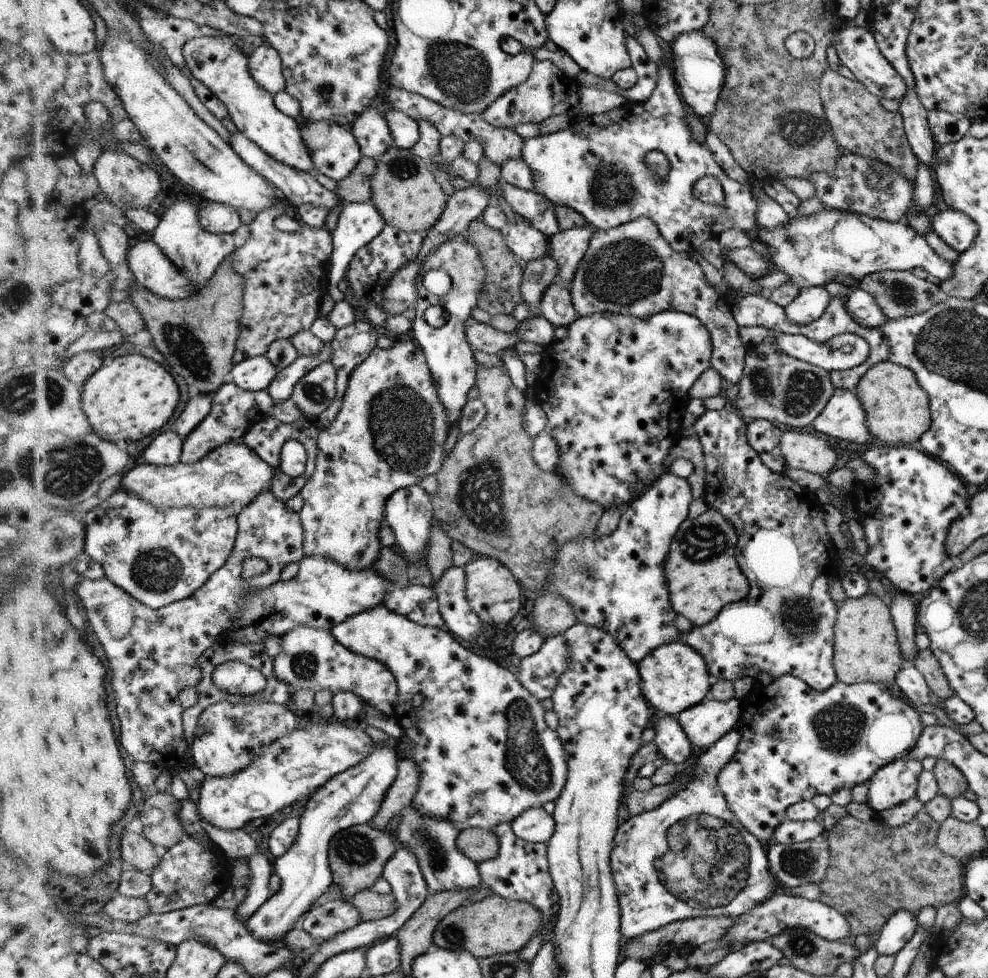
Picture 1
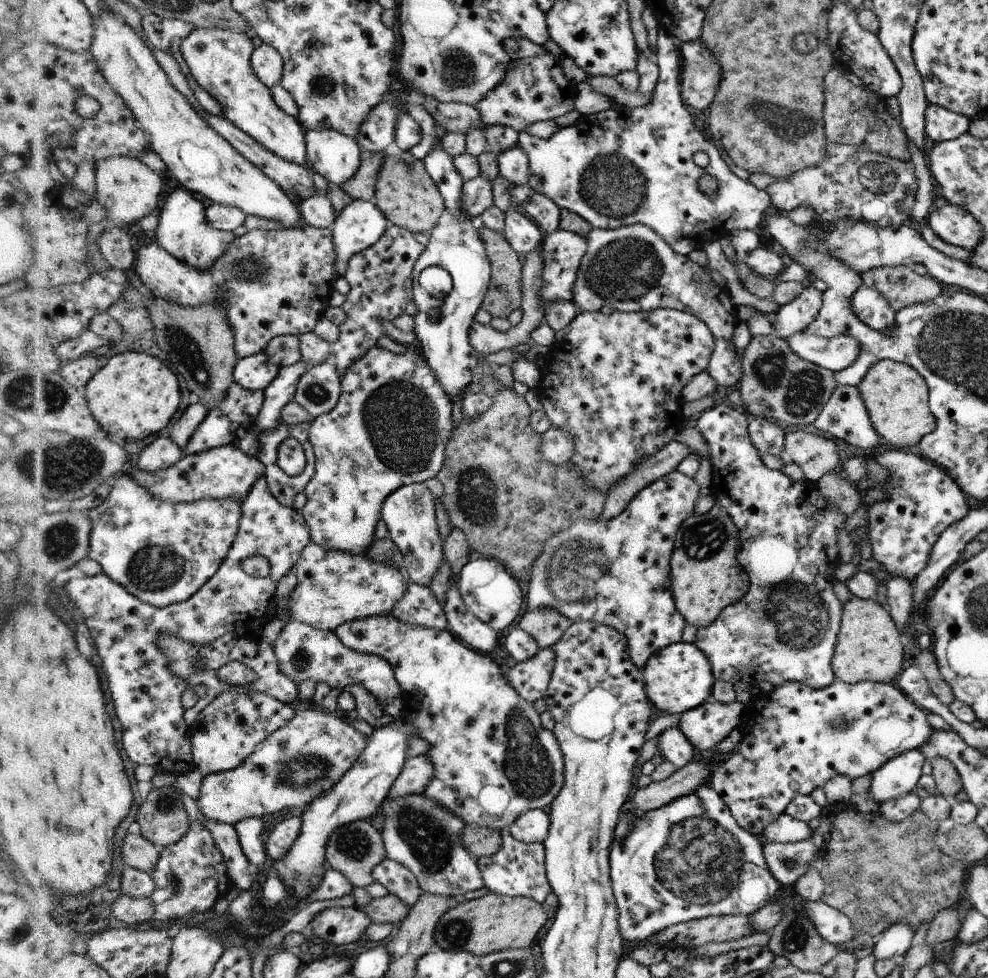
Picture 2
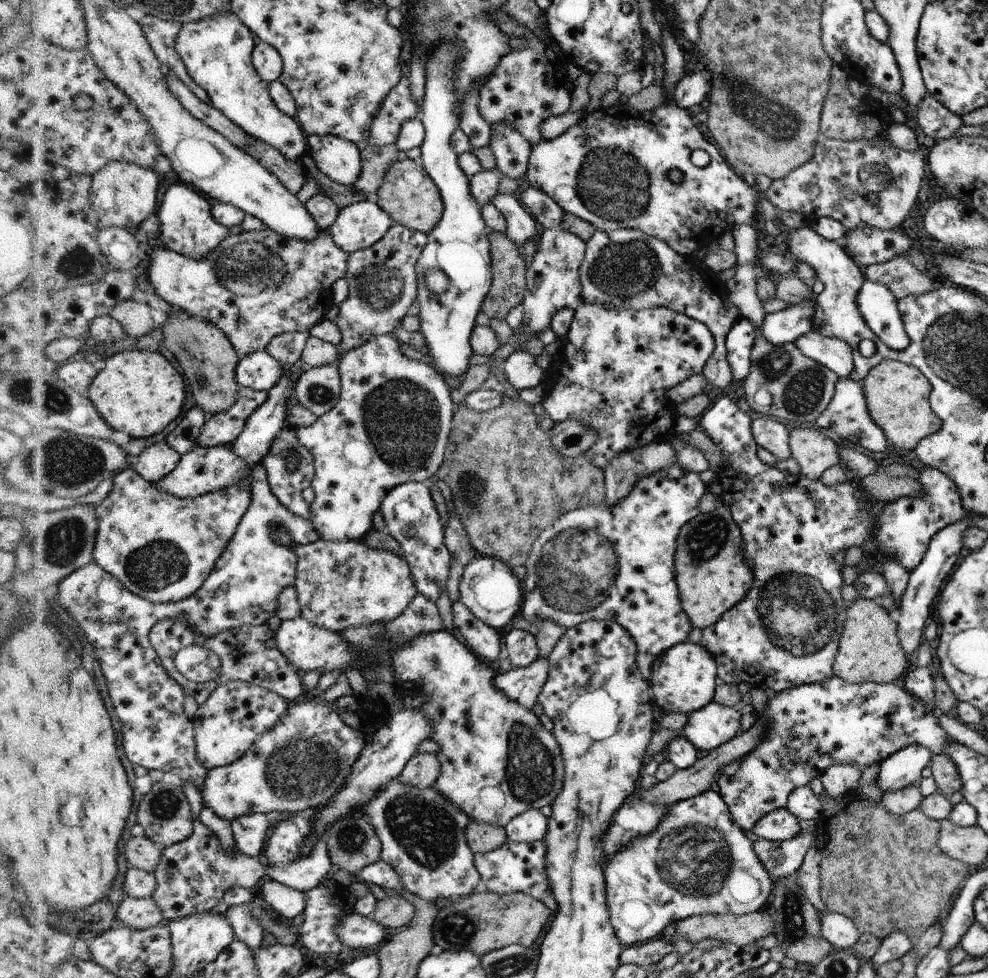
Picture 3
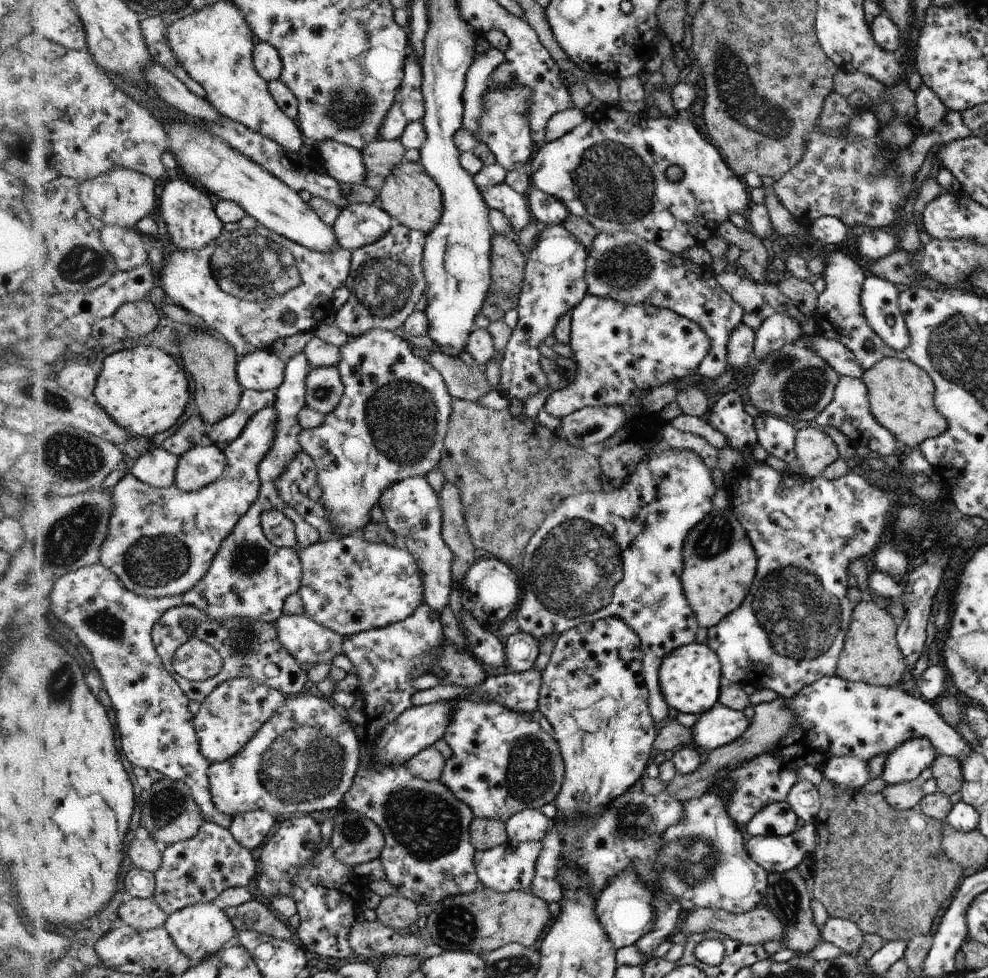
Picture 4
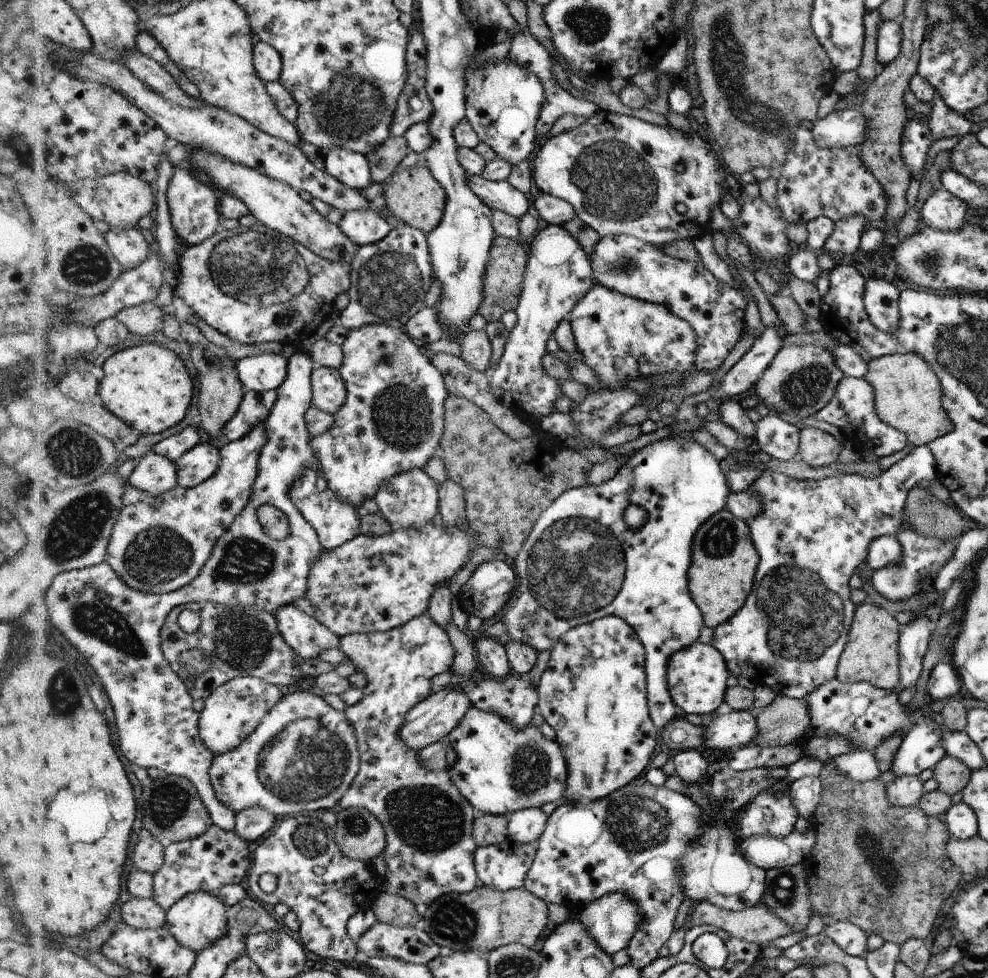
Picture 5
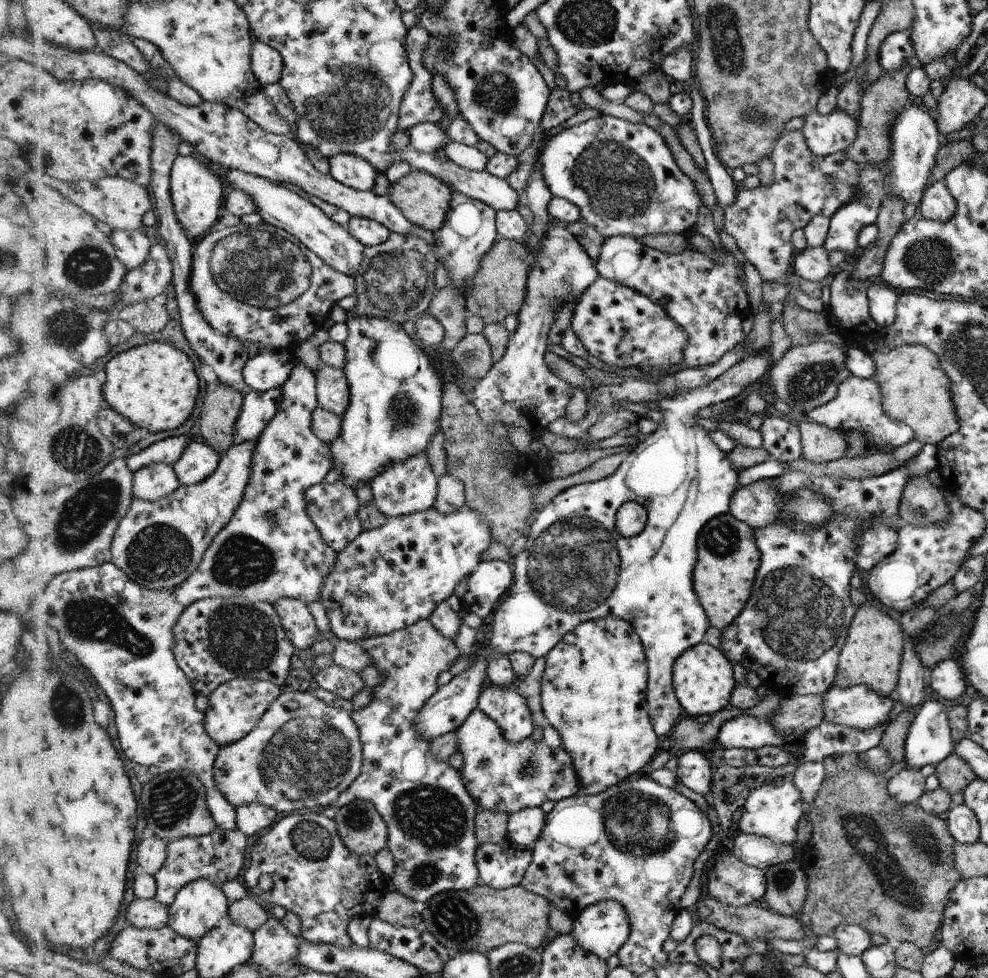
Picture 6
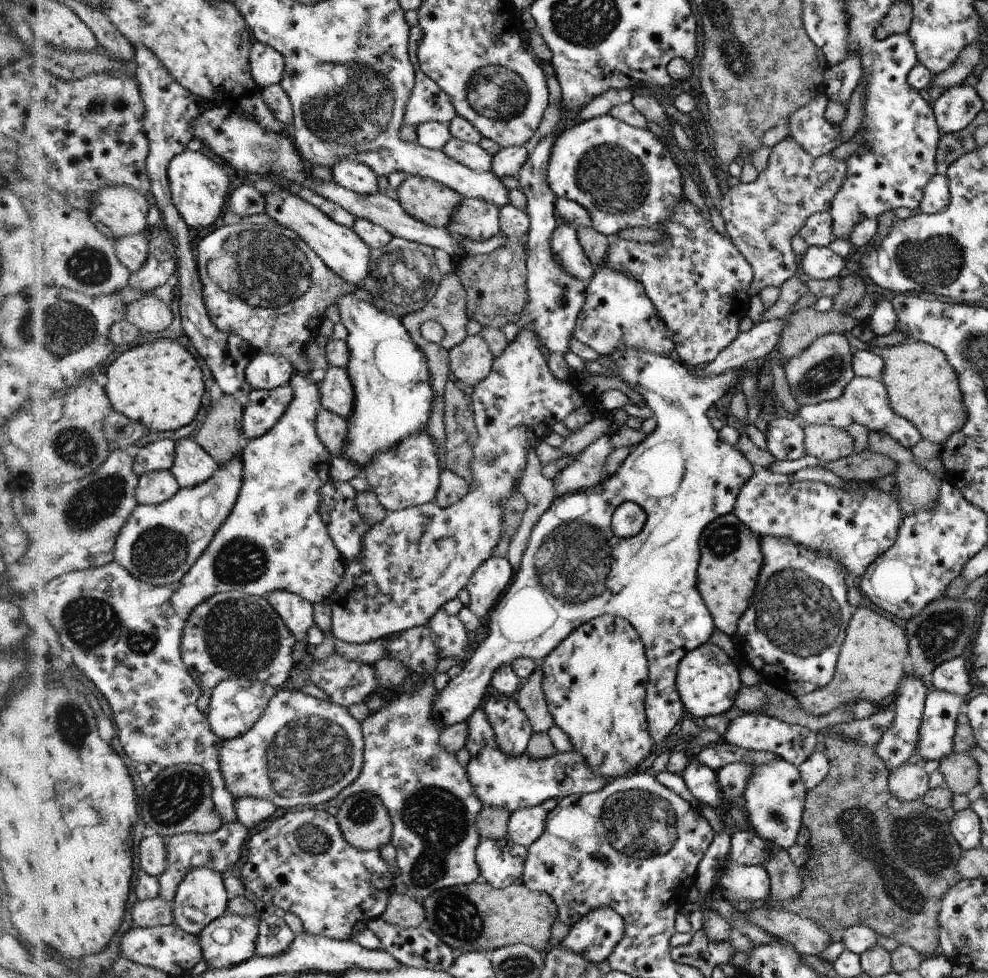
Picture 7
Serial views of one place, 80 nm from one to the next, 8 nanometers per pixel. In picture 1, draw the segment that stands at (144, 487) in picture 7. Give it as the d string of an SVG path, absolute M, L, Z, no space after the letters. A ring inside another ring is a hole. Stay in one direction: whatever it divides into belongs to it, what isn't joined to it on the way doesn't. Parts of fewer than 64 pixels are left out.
M169 430L157 436L140 461L154 466L176 465L182 461L184 447L185 440L180 438L180 434Z

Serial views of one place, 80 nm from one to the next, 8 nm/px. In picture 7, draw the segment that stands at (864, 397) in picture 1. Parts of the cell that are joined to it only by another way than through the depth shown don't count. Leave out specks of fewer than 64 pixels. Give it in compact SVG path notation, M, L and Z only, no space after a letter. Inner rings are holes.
M906 340L902 344L876 349L885 361L881 380L889 391L889 403L895 413L914 424L921 438L941 445L965 426L967 414L957 373L941 349L920 341Z

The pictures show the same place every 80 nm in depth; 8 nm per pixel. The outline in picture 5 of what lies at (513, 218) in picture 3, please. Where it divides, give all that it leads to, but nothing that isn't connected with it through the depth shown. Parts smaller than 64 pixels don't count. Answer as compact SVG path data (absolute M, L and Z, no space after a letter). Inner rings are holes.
M466 174L470 190L480 197L493 211L500 210L514 218L522 216L531 210L531 198L522 194L507 181L486 180L482 174L470 176Z

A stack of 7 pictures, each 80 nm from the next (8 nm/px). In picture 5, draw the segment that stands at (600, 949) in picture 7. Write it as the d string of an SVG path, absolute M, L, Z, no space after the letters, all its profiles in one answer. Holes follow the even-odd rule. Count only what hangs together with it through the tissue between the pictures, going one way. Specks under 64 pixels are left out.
M614 892L614 894L602 896L601 899L594 900L588 904L585 909L581 910L577 915L578 918L580 918L578 924L584 924L584 930L586 930L586 932L596 940L596 944L611 957L616 952L629 947L630 940L633 939L638 924L642 922L642 914L640 914L636 902L630 900L626 892Z

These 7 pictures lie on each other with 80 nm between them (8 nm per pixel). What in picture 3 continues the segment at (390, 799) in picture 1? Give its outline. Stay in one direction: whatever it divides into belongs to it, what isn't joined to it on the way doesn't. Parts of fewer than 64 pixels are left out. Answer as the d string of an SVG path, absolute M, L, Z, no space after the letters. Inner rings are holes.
M428 752L415 754L401 773L400 782L416 788L429 788L436 783L439 776L437 754Z

